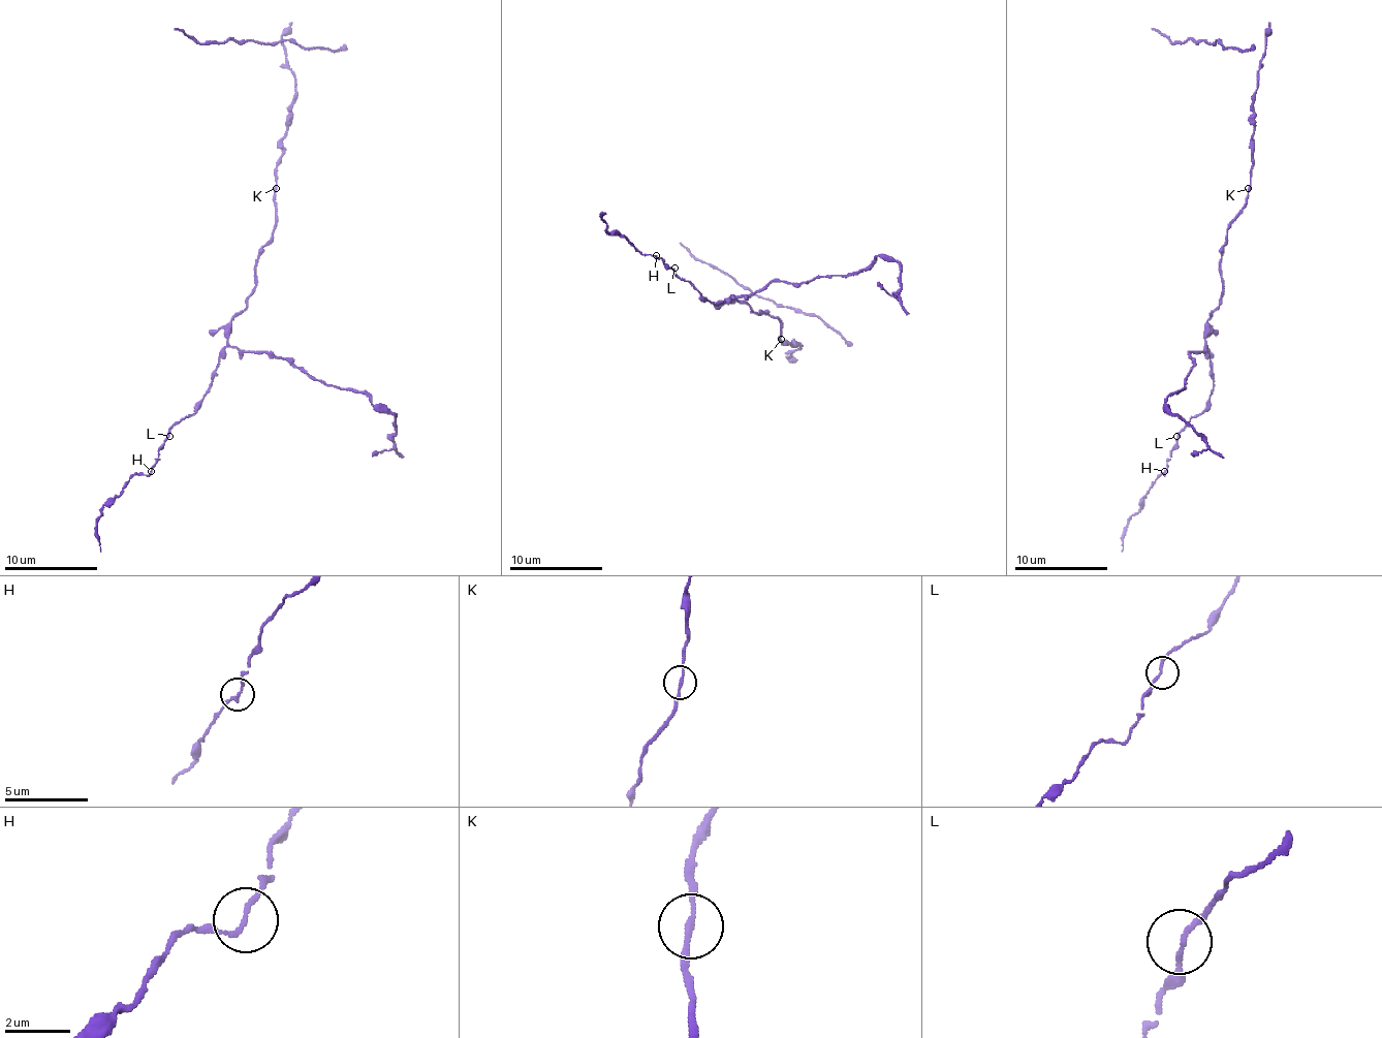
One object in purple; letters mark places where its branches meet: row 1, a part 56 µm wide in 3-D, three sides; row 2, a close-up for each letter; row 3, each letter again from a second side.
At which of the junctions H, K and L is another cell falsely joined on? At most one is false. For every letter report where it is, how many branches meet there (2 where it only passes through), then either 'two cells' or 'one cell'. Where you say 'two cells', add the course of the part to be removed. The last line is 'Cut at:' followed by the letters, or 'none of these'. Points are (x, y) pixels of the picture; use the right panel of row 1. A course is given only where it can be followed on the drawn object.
H: at (1164, 471); 2 branches meet; one cell
K: at (1248, 188); 2 branches meet; one cell
L: at (1176, 436); 2 branches meet; one cell
Cut at: none of these

